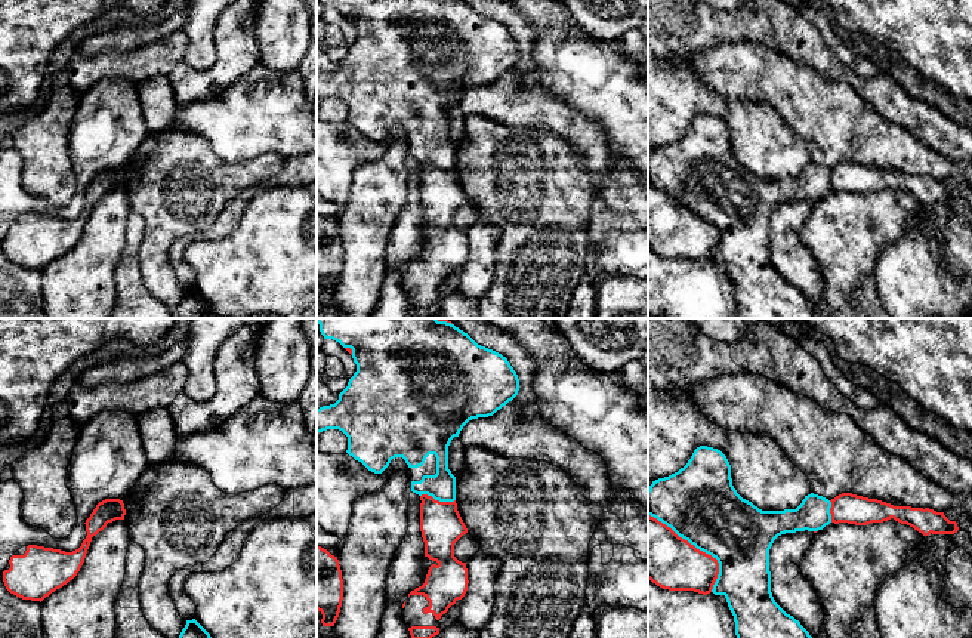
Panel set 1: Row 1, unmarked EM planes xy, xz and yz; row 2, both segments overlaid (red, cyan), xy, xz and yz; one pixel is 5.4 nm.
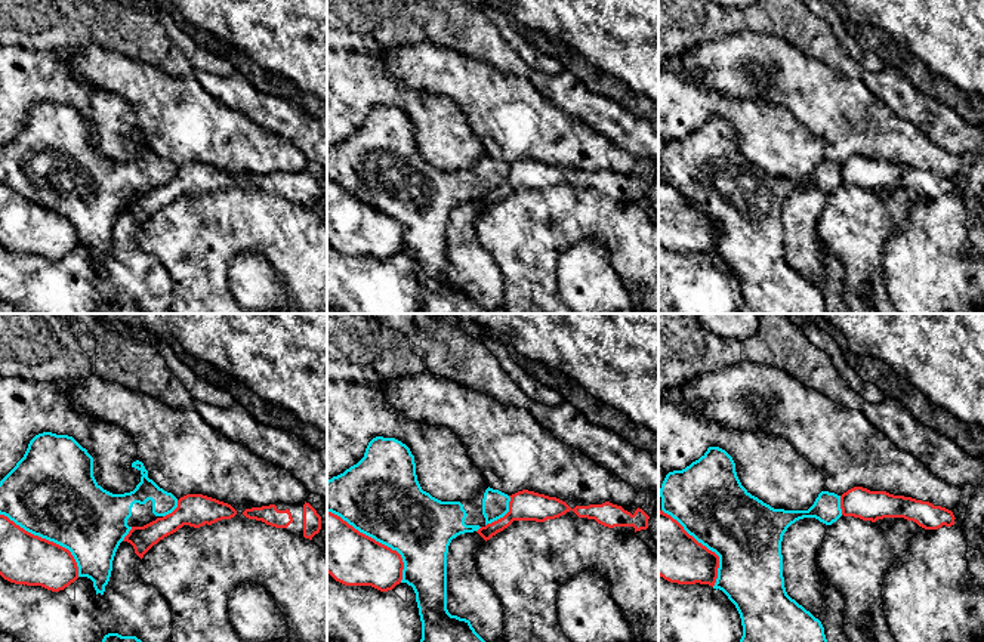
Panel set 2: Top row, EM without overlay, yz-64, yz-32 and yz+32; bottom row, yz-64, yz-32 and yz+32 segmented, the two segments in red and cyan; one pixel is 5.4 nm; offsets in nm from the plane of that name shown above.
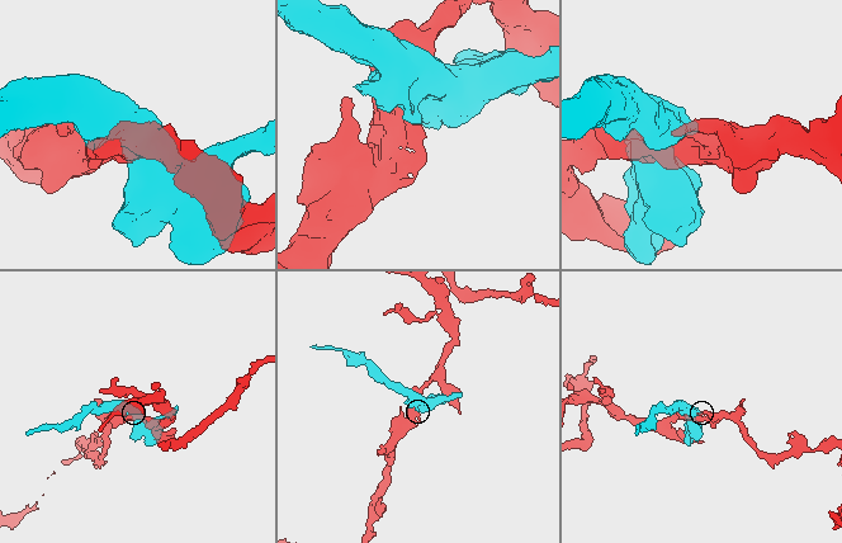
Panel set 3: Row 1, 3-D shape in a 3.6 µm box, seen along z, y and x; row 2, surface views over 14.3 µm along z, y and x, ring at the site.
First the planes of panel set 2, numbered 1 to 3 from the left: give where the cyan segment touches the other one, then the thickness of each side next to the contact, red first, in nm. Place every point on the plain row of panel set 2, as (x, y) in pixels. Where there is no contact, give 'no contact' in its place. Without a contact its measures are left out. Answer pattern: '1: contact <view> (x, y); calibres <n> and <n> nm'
1: contact yz-64 (48, 209); calibres 280 and 480 nm
2: contact yz-32 (378, 210); calibres 300 and 440 nm
3: contact yz+32 (705, 215); calibres 320 and 400 nm

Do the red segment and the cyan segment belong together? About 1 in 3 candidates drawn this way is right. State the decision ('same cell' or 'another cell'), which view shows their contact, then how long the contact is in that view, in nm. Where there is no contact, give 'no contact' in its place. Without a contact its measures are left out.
another cell | yz | 550 nm

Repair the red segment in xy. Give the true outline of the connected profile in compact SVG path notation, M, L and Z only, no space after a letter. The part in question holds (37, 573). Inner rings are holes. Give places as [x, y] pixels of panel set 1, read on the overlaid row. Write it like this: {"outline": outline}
{"outline": "M105 499L86 520L87 536L78 549L65 552L37 545L22 546L10 557L1 573L6 589L22 600L41 602L77 576L92 537L102 531L108 523L124 520L124 515L123 500Z"}

